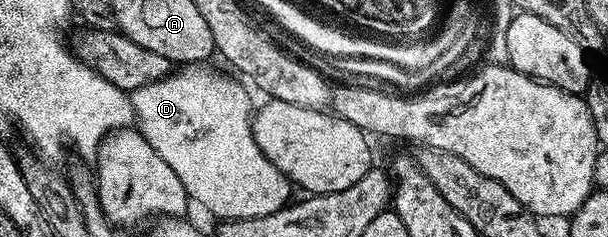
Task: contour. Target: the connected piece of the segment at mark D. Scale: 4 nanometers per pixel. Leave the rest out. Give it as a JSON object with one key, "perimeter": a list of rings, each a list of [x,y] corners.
{"perimeter":[[[188,64],[154,84],[131,91],[133,115],[138,129],[162,160],[178,175],[189,199],[223,221],[256,219],[289,205],[294,187],[254,140],[254,105],[249,92],[238,82],[204,64]]]}

